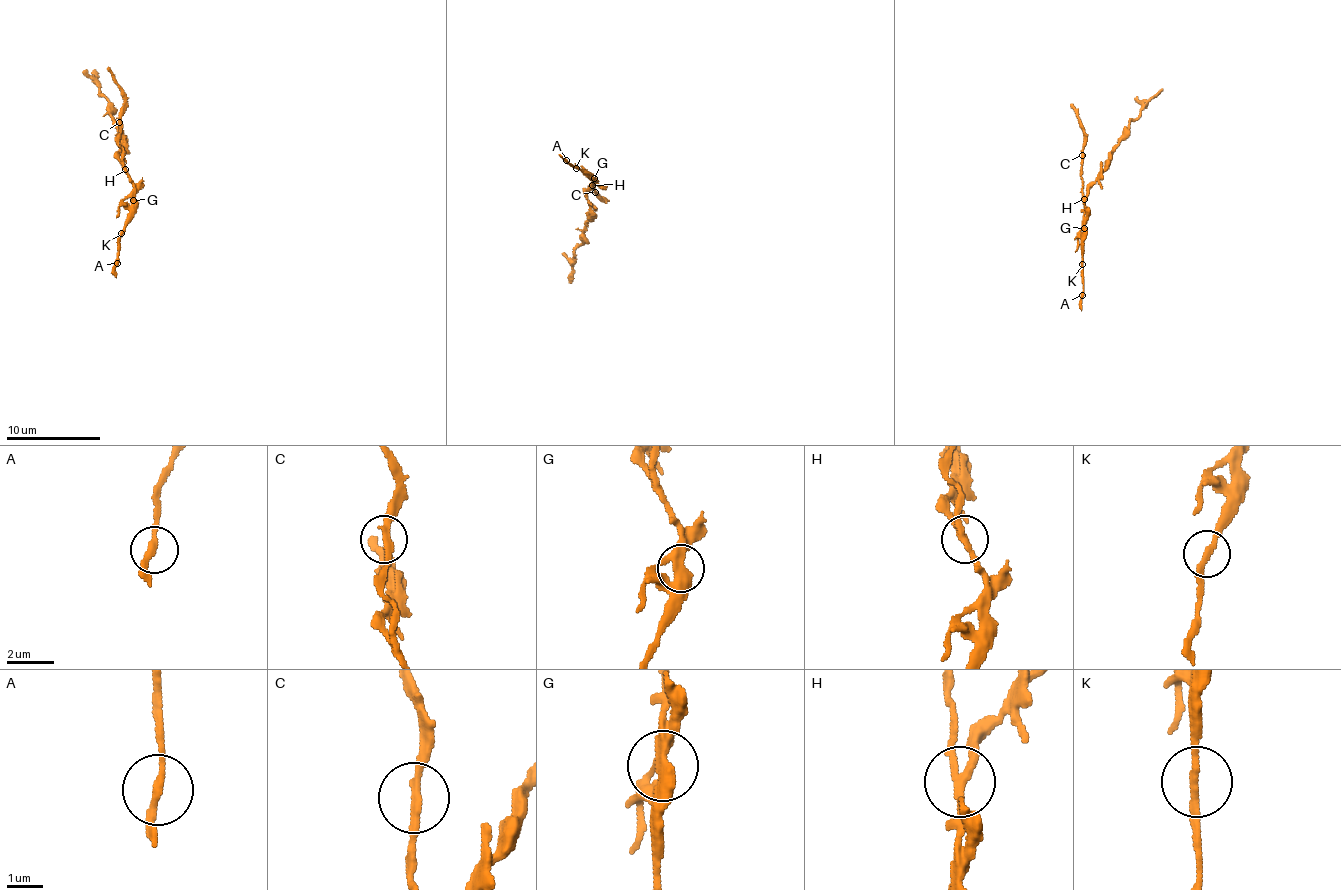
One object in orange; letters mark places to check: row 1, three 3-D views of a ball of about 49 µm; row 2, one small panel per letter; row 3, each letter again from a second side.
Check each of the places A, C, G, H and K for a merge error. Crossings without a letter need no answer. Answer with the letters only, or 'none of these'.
G, H

